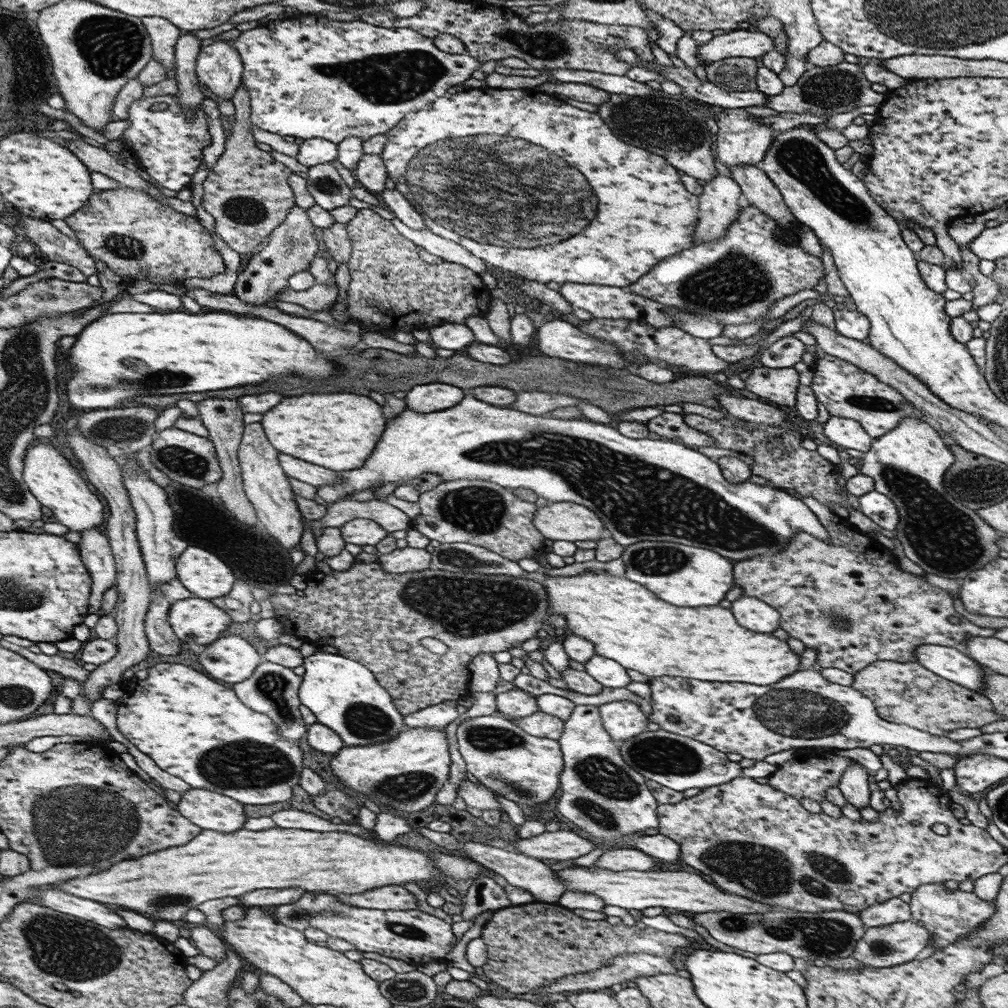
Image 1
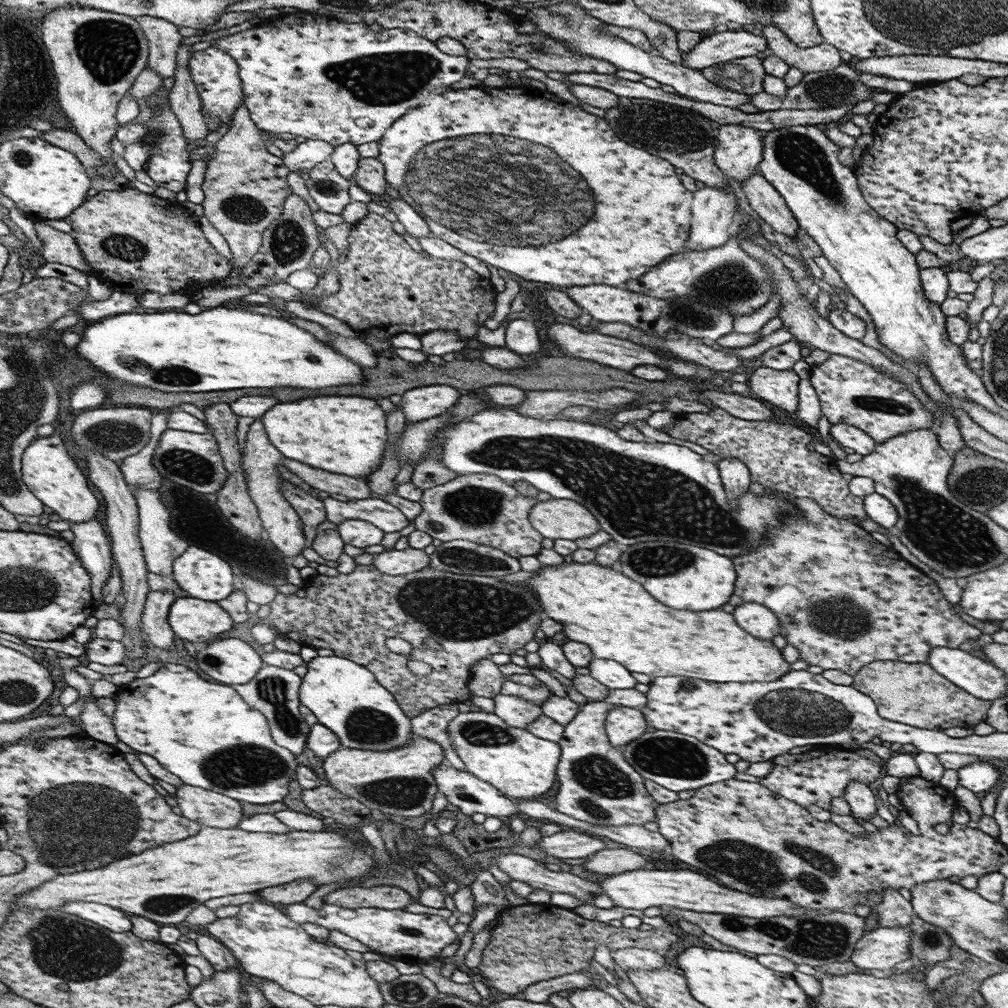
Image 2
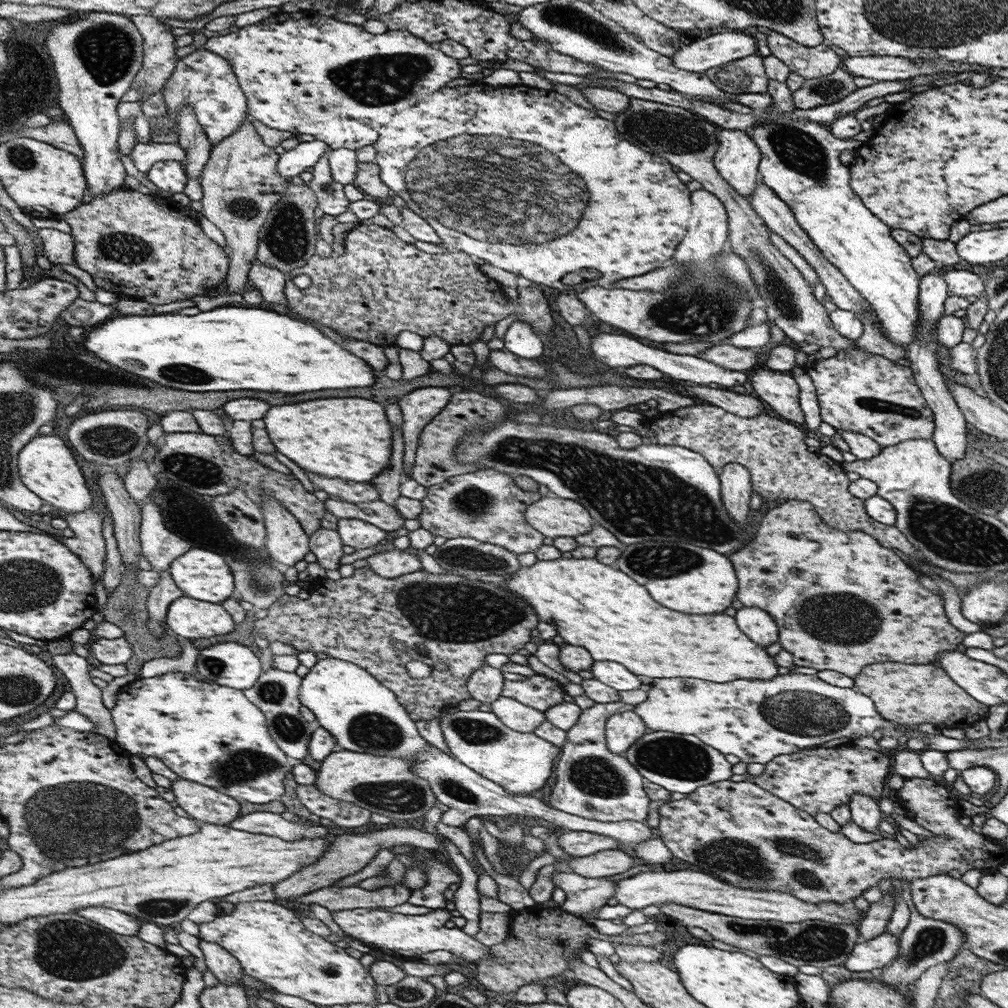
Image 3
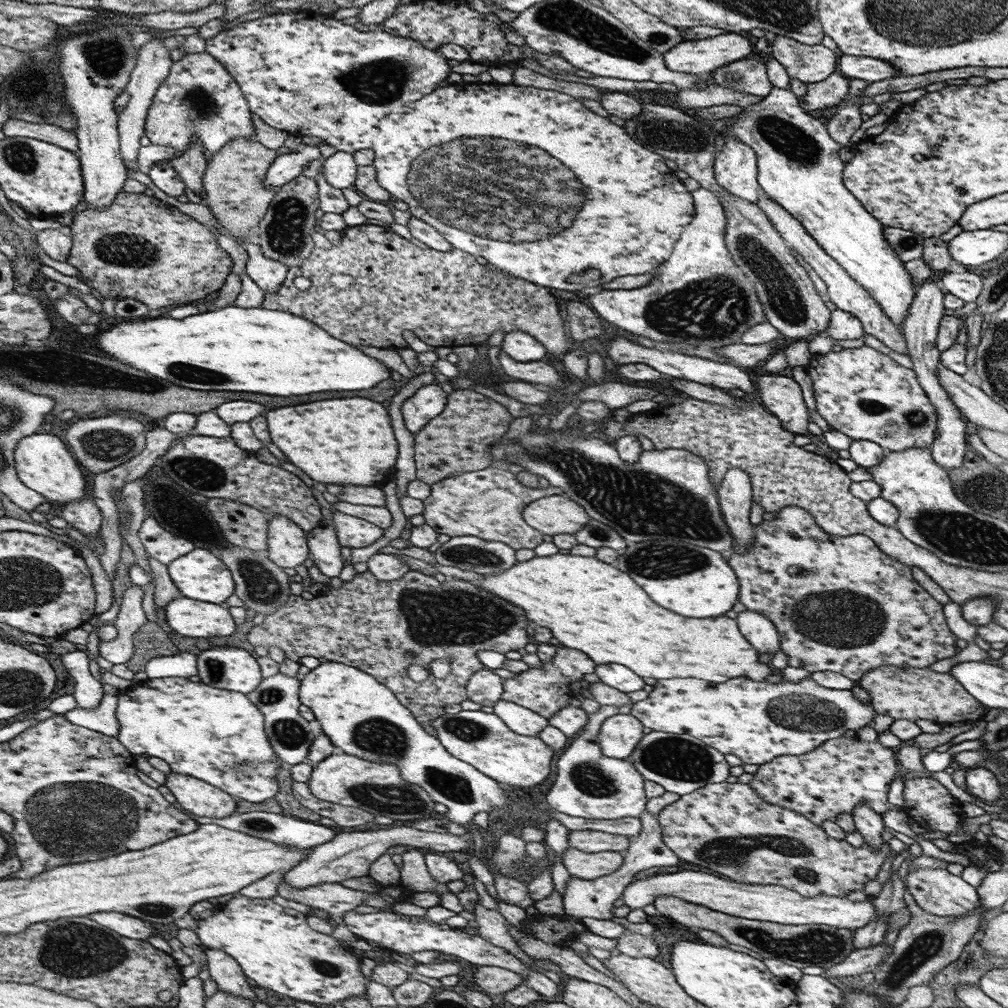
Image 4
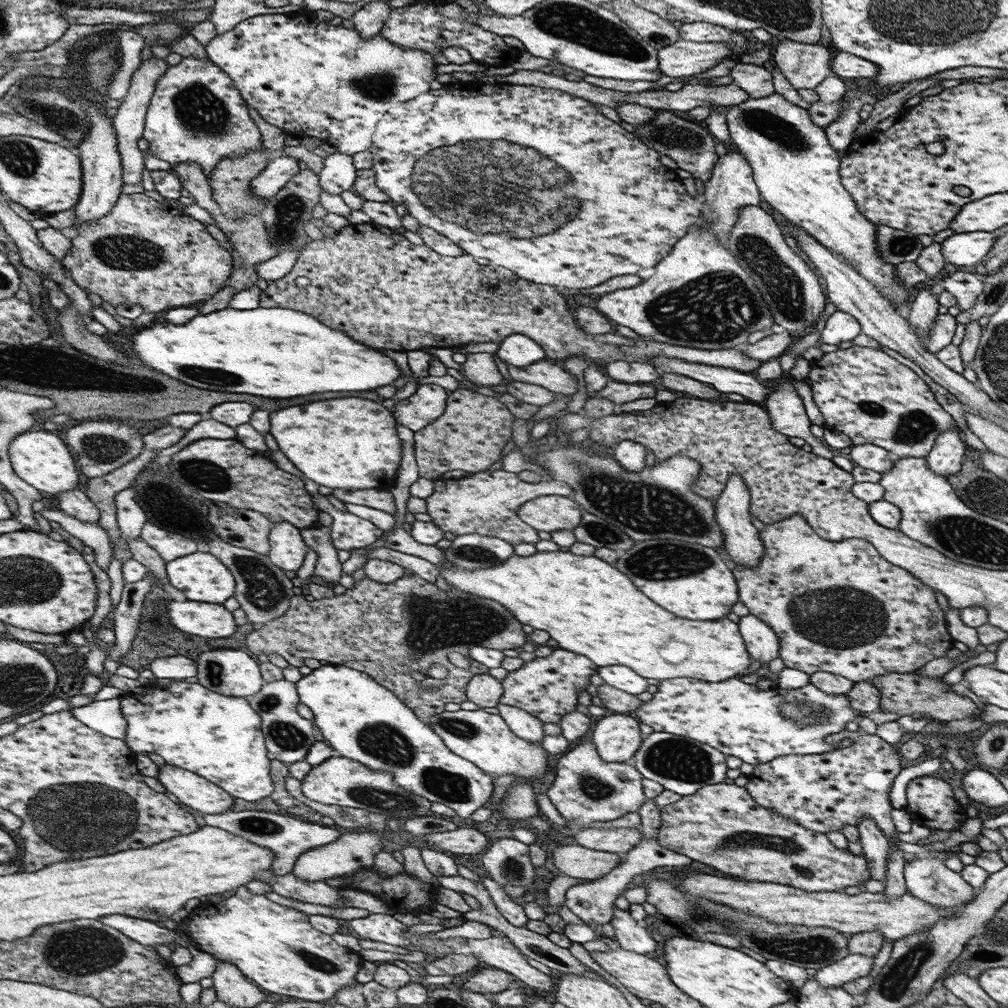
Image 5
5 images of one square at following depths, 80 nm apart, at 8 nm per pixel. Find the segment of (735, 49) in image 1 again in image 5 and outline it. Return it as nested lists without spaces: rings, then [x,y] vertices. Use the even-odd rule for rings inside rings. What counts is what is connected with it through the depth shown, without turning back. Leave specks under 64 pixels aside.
[[[680,39],[658,50],[659,69],[672,78],[692,76],[714,68],[724,58],[731,58],[728,43],[695,43]]]

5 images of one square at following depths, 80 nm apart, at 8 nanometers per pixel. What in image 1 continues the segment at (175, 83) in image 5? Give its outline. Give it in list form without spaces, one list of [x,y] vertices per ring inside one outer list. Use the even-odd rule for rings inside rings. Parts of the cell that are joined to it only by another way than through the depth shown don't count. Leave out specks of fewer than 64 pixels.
[[[227,40],[203,46],[197,59],[197,76],[216,96],[232,100],[243,82],[243,60],[239,50]]]

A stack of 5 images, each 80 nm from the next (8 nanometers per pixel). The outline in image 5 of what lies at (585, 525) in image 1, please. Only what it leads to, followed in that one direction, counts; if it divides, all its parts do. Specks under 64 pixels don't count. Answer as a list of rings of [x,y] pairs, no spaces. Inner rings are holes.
[[[540,496],[524,503],[519,508],[519,516],[532,528],[542,532],[574,530],[583,515],[578,505],[570,496]]]

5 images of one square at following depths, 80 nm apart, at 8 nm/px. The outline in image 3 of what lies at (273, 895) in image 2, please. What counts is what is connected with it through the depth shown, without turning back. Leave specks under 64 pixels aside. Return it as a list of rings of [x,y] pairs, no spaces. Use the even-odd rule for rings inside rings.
[[[414,827],[388,828],[387,830],[378,830],[366,834],[346,834],[343,836],[332,837],[330,847],[326,849],[326,853],[324,853],[316,863],[295,872],[295,874],[290,876],[290,879],[275,884],[275,898],[299,898],[299,896],[308,895],[322,888],[334,886],[339,880],[362,870],[362,868],[364,868],[368,862],[371,862],[381,849],[390,850],[398,845],[408,845],[412,848],[428,849],[432,852],[435,852],[440,848],[445,848],[441,838]]]

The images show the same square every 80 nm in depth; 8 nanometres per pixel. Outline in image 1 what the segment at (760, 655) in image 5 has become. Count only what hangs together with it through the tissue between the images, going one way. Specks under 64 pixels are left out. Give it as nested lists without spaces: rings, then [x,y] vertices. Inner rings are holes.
[[[742,596],[732,604],[734,618],[740,626],[754,632],[774,632],[779,626],[780,614],[763,600],[751,596]]]

